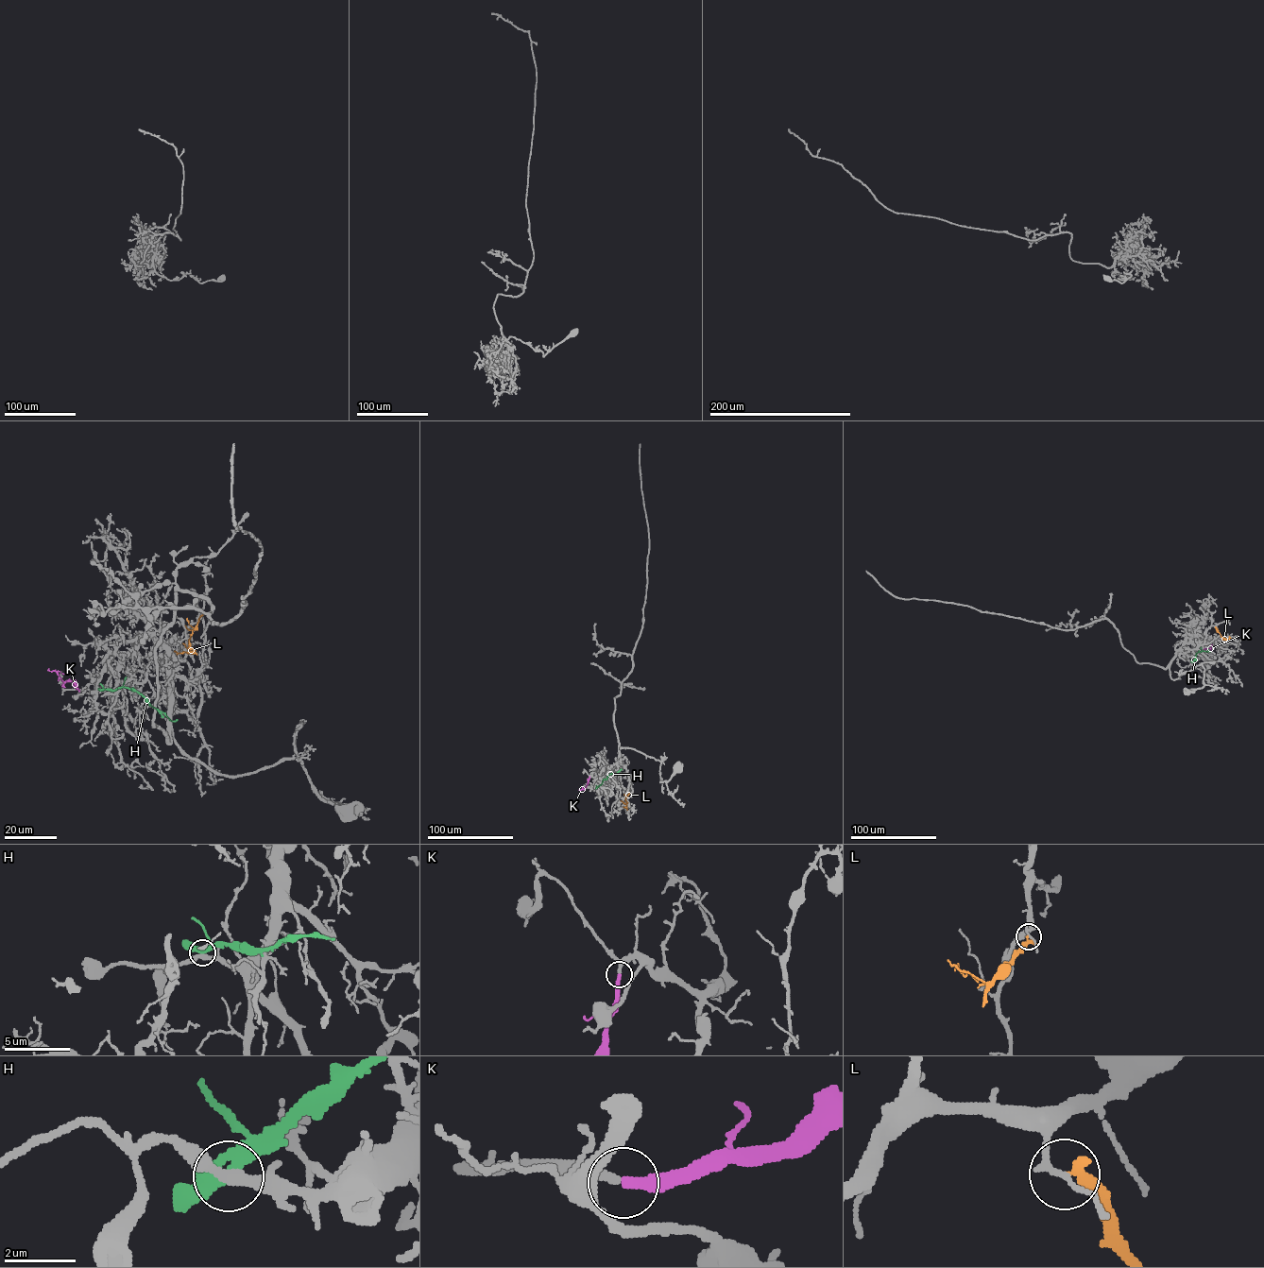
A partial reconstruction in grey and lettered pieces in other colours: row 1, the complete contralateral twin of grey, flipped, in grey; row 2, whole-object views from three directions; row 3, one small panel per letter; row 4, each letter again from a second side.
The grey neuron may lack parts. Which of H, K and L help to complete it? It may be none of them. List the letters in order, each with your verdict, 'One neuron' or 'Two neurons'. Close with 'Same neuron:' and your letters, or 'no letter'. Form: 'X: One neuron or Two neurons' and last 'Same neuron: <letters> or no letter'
H: Two neurons
K: One neuron
L: Two neurons
Same neuron: K

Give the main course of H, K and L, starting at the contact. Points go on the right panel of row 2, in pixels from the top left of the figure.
H: (1209, 652), (1198, 652), (1190, 661)
K: (1199, 652), (1210, 648), (1212, 644)
L: (1215, 627), (1223, 638), (1229, 639), (1229, 636)

